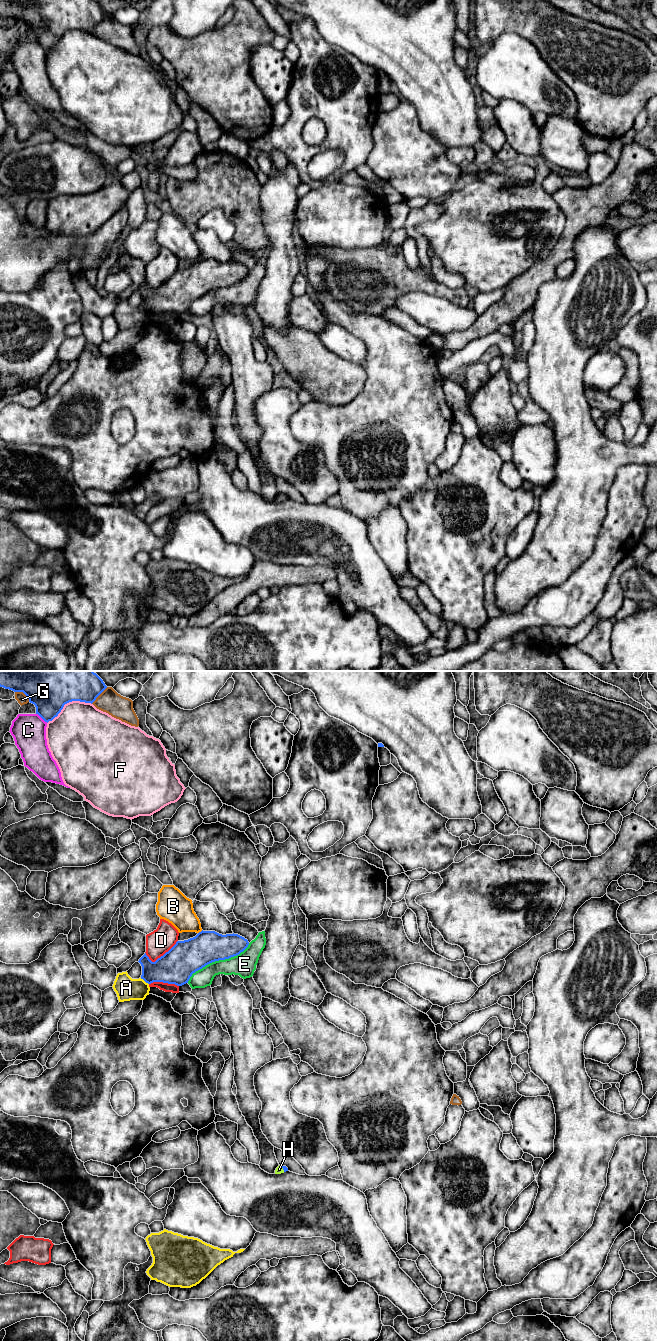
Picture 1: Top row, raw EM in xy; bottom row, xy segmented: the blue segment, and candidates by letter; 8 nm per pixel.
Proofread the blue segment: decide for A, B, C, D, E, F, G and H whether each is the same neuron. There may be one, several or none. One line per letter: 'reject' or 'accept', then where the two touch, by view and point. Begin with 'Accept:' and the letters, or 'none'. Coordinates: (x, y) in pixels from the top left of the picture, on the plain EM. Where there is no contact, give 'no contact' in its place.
Accept: H
A: reject | xy (144, 308)
B: reject | xy (201, 259)
C: reject | xy (42, 46)
D: reject | xy (161, 284)
E: reject | xy (217, 288)
F: reject | xy (67, 30)
G: reject | xy (23, 20)
H: accept | xy (282, 495)

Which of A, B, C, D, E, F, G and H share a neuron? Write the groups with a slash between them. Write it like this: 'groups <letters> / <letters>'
groups A / B / C / D / E / F / G / H

